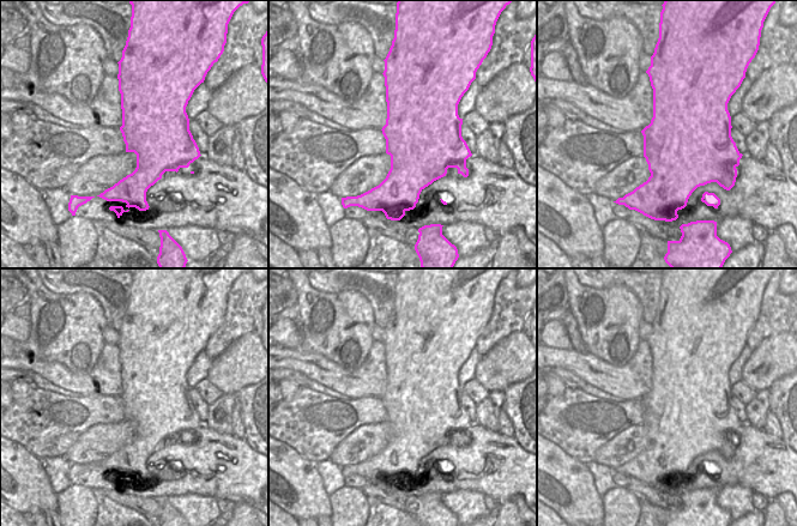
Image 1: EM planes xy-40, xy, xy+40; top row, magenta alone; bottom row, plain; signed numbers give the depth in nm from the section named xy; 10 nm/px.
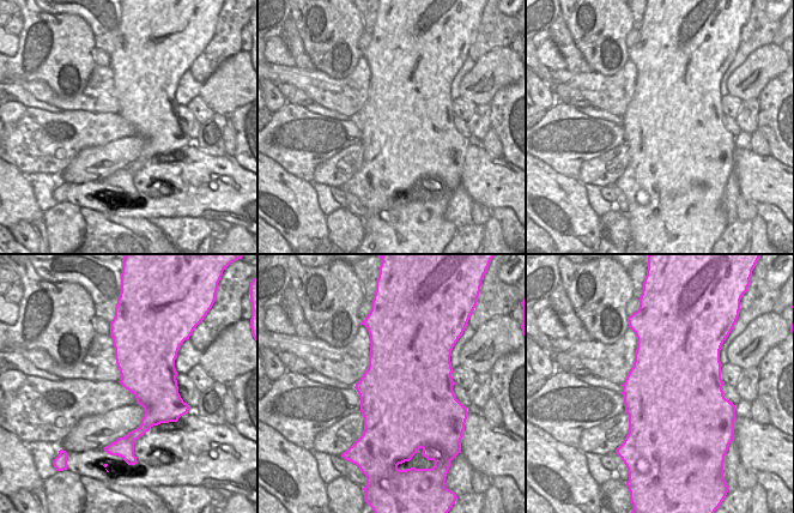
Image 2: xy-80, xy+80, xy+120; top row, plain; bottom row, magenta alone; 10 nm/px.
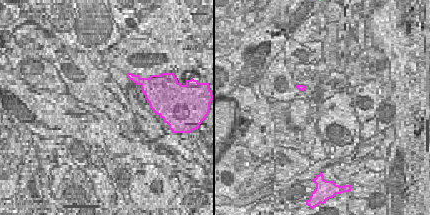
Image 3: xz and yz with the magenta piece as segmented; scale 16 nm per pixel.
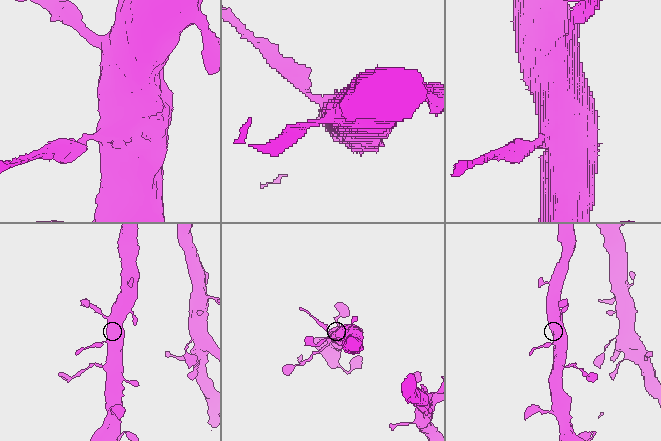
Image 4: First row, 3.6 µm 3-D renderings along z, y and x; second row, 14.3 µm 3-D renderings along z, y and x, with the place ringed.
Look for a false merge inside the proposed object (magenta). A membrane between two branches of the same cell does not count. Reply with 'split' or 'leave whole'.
split

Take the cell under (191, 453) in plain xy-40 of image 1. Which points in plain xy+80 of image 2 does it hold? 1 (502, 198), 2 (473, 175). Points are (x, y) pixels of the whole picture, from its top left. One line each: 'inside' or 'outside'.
1: inside
2: inside

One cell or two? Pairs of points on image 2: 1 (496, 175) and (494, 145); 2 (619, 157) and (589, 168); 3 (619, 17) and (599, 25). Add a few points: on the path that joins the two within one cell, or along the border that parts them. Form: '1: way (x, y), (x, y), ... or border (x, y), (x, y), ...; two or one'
1: border (480, 145), (492, 155), (502, 156); two
2: way (612, 164), (607, 168), (596, 168); one
3: way (614, 19), (604, 20); one

